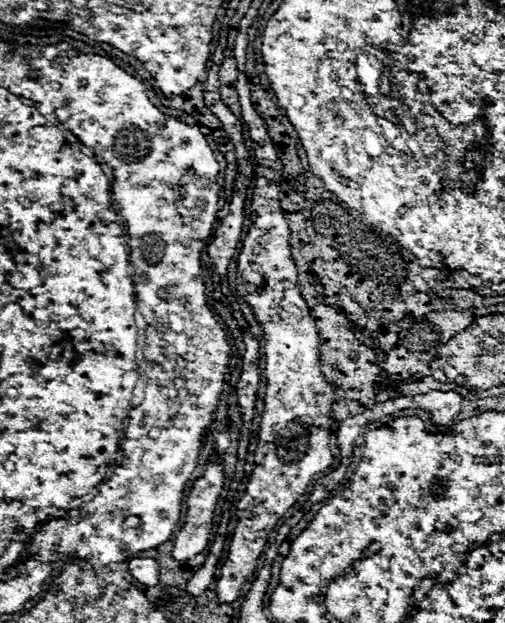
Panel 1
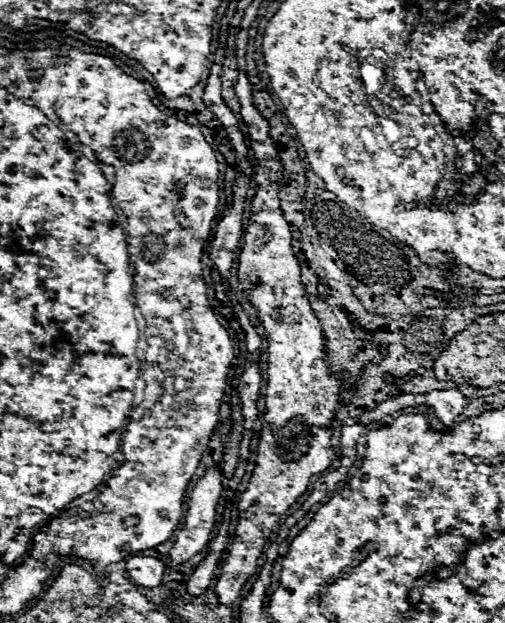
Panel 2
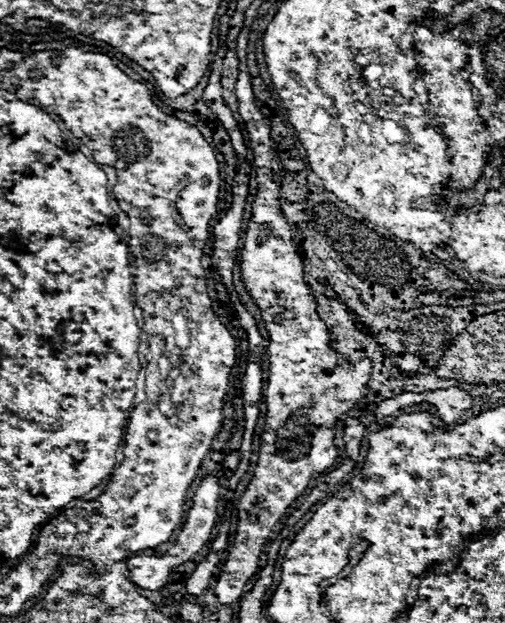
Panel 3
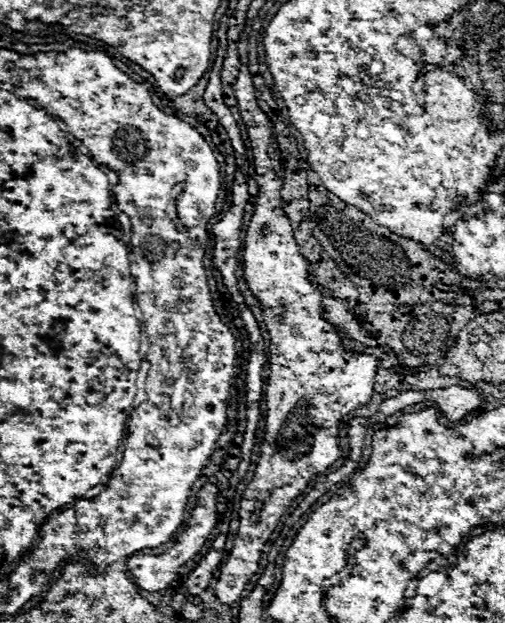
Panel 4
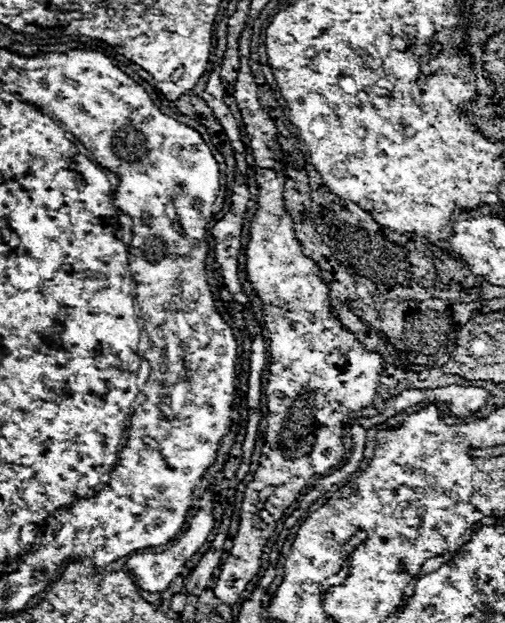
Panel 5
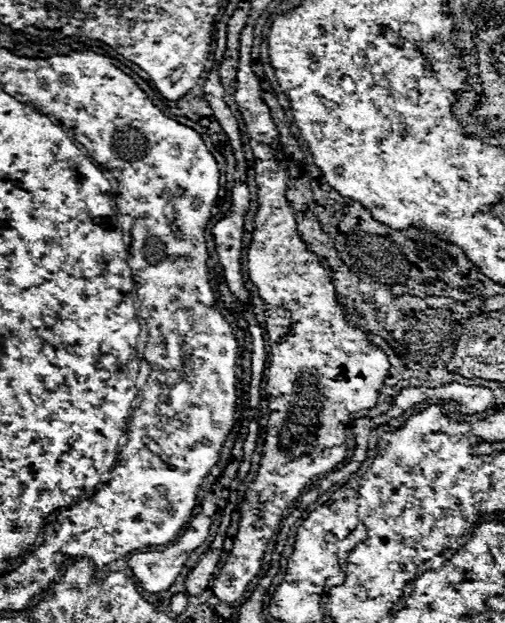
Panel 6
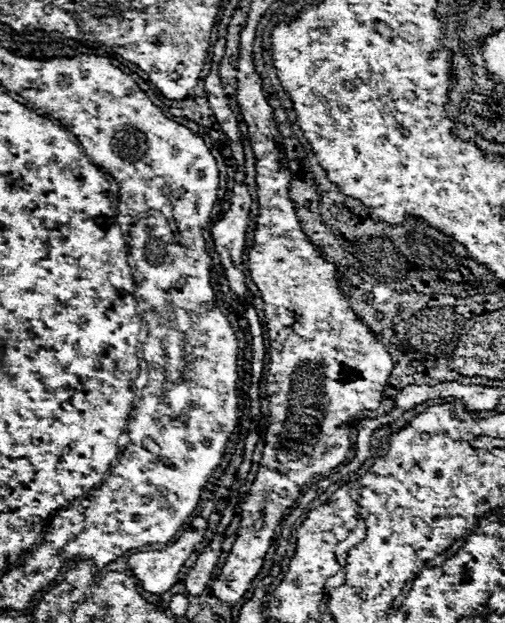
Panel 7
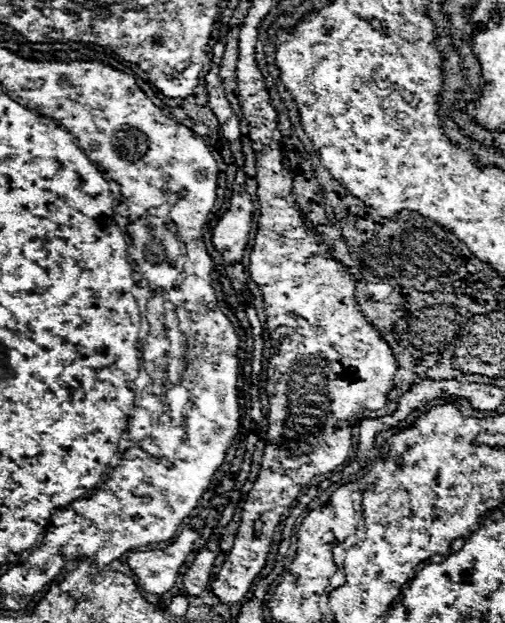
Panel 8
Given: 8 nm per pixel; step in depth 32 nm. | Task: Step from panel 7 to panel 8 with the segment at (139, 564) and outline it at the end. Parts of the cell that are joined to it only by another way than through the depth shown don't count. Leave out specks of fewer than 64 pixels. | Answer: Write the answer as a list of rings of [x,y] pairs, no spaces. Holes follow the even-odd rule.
[[[192,518],[188,526],[176,536],[172,544],[162,550],[133,552],[128,557],[128,566],[132,568],[138,584],[150,594],[168,592],[179,576],[180,566],[186,556],[194,550],[194,542],[200,538],[204,528],[202,518]]]

